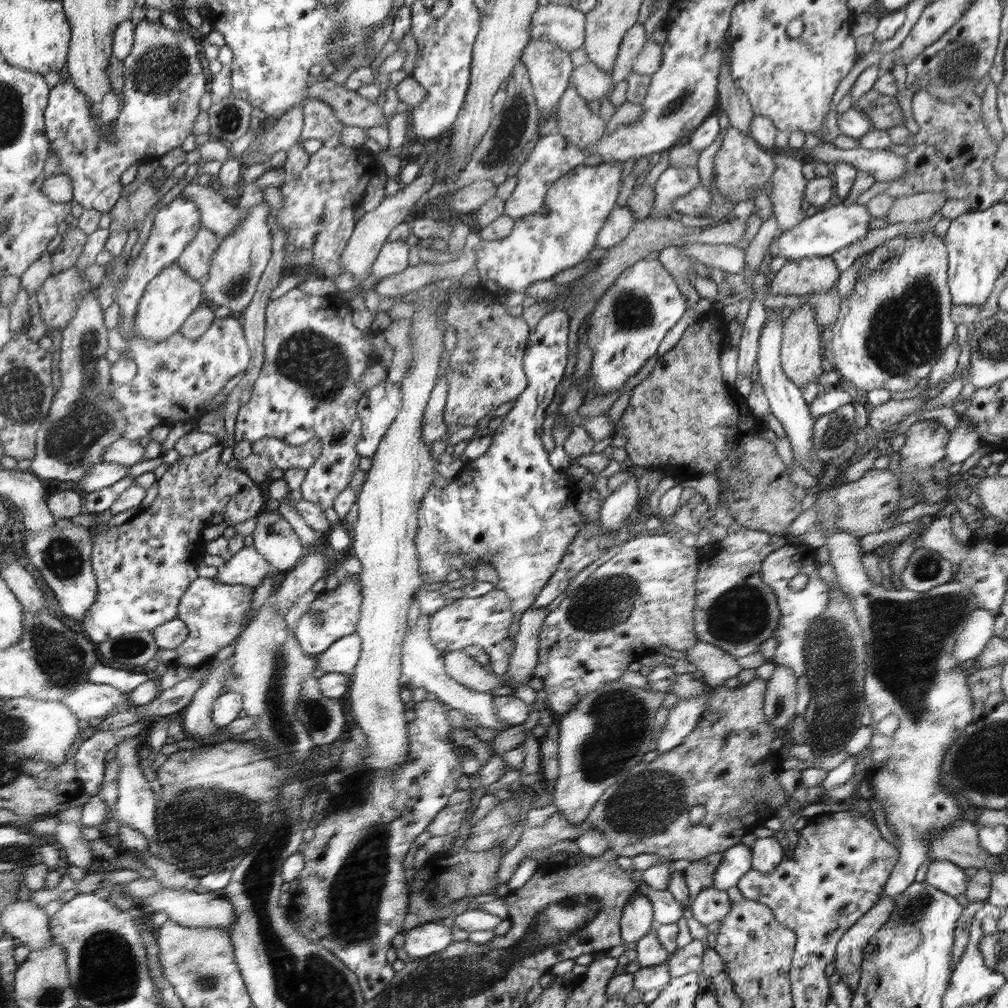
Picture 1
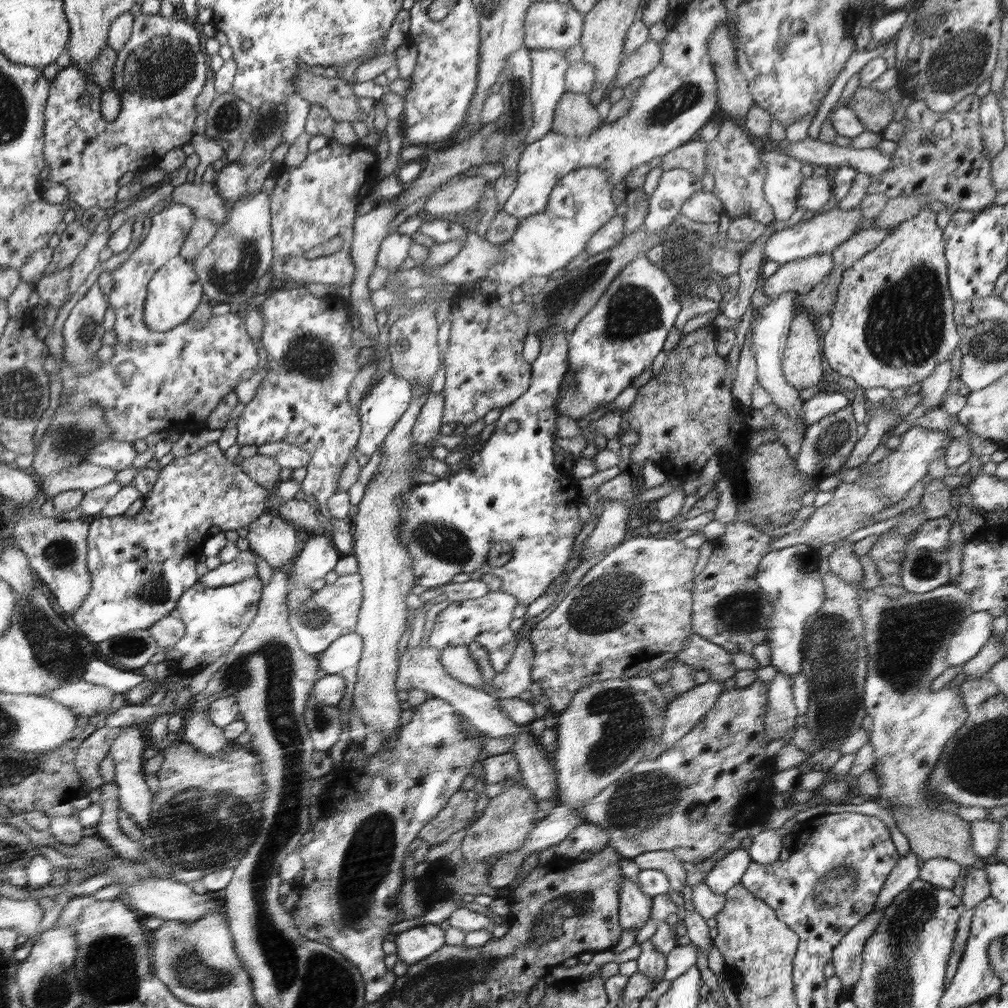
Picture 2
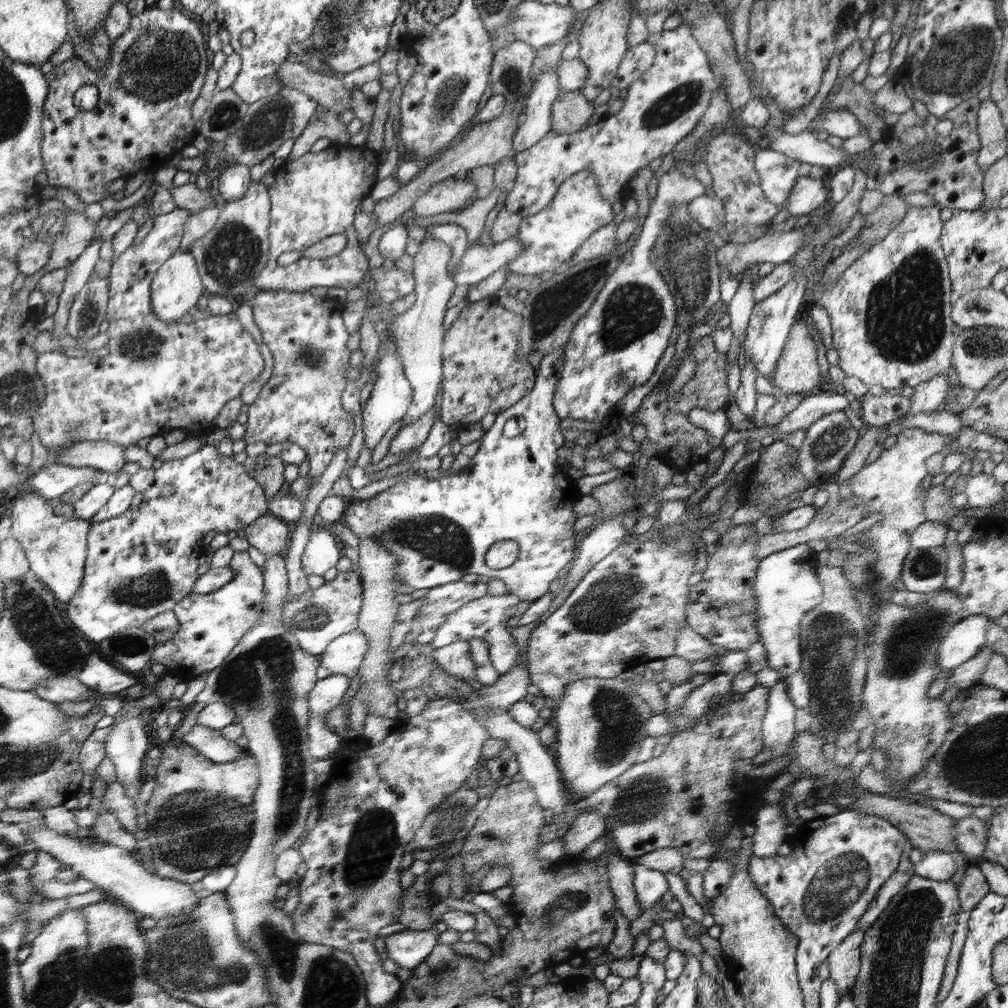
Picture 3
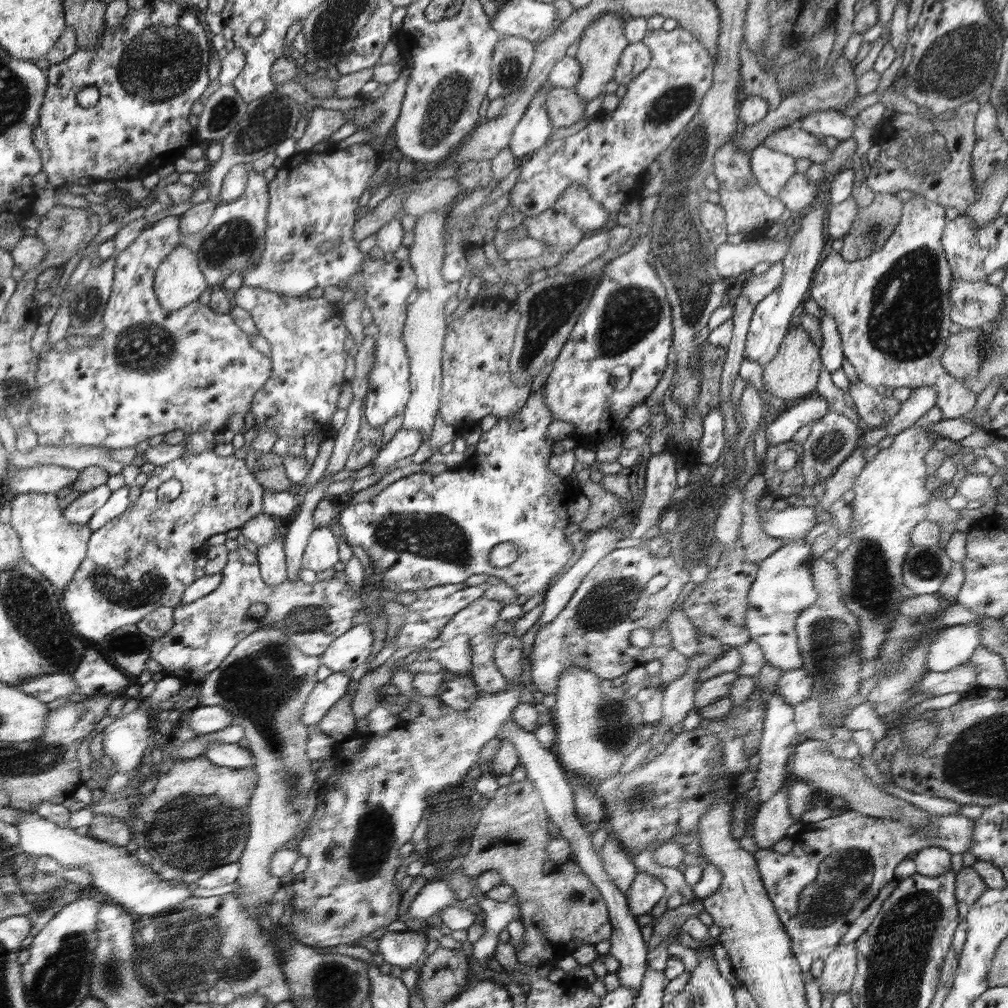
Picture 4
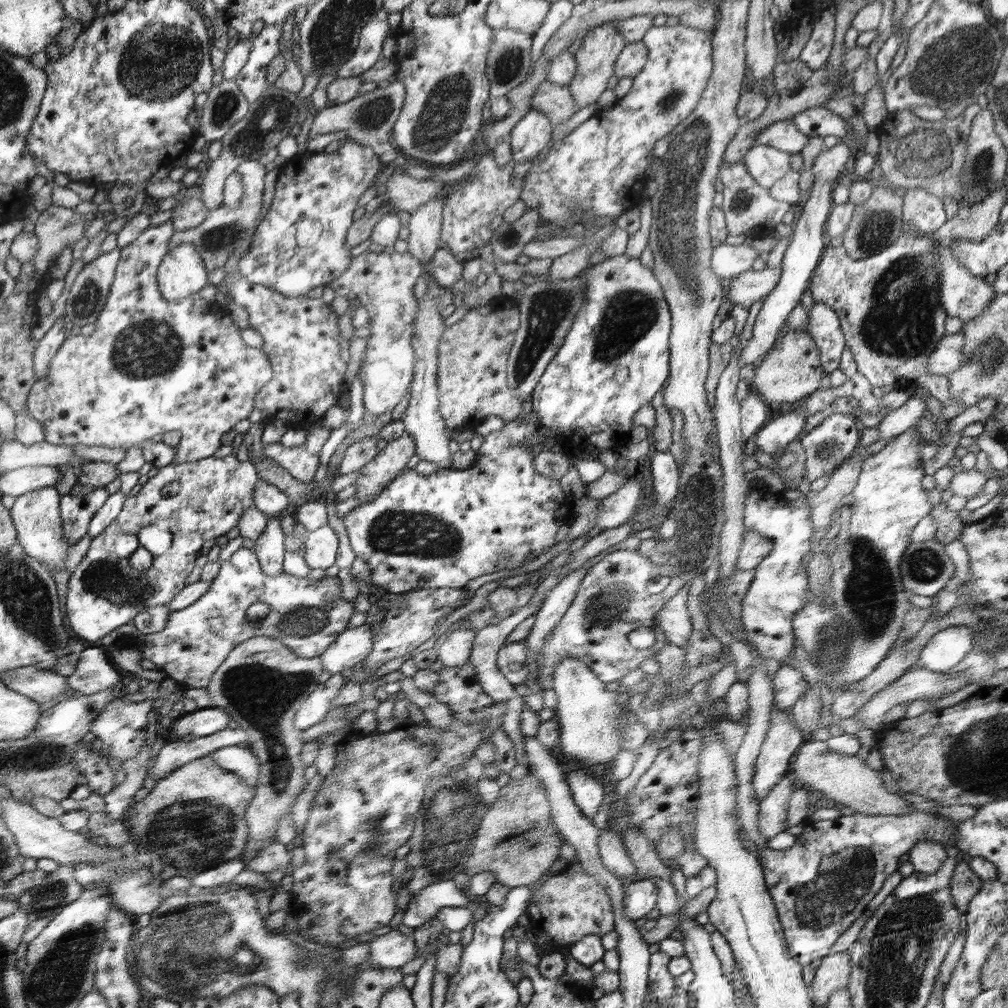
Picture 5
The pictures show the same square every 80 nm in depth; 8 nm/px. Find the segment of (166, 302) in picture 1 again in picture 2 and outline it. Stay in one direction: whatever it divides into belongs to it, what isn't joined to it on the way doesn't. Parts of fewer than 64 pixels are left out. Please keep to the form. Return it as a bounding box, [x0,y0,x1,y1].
[145,256,205,332]

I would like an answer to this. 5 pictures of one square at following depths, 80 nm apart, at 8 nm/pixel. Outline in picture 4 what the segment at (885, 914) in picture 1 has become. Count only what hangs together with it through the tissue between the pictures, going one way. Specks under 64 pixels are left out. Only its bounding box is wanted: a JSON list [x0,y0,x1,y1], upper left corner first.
[822,943,857,995]

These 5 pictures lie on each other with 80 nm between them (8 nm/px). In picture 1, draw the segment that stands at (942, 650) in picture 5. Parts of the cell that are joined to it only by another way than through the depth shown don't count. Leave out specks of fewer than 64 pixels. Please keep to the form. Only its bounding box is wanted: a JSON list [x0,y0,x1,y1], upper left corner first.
[953,610,996,663]

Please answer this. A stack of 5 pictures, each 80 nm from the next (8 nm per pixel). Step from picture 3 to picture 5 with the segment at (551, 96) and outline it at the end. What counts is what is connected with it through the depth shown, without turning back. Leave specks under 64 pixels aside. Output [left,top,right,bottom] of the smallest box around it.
[509,109,553,162]

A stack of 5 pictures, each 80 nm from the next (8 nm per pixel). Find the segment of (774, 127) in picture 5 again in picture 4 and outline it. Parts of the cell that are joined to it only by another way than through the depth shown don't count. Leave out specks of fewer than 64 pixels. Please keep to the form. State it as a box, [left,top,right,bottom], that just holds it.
[763,122,831,164]

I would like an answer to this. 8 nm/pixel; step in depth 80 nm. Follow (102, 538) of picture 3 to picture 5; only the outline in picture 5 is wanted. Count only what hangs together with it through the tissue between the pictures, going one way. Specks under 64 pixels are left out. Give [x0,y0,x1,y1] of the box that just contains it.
[66,454,257,642]

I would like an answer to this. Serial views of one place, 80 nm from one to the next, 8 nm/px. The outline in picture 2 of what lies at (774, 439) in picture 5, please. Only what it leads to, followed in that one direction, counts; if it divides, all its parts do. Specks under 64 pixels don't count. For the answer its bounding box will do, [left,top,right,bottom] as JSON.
[799,389,851,426]

